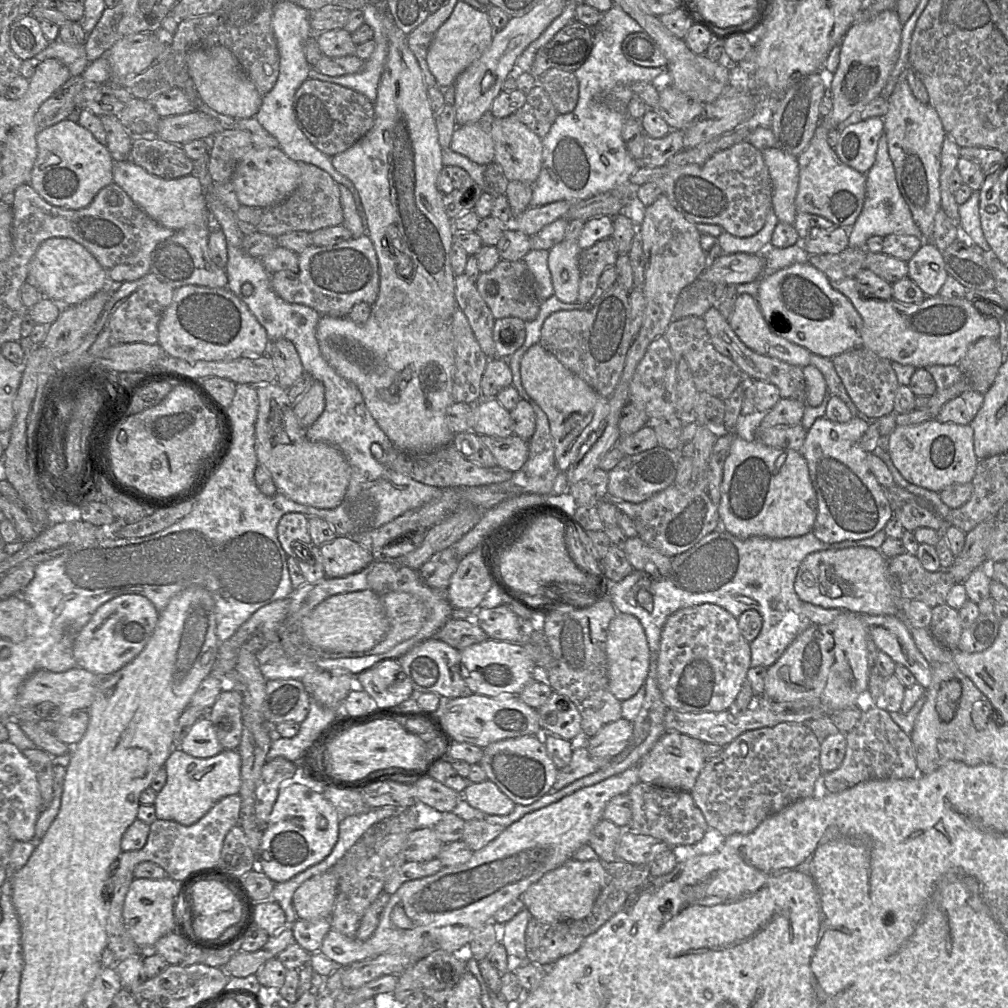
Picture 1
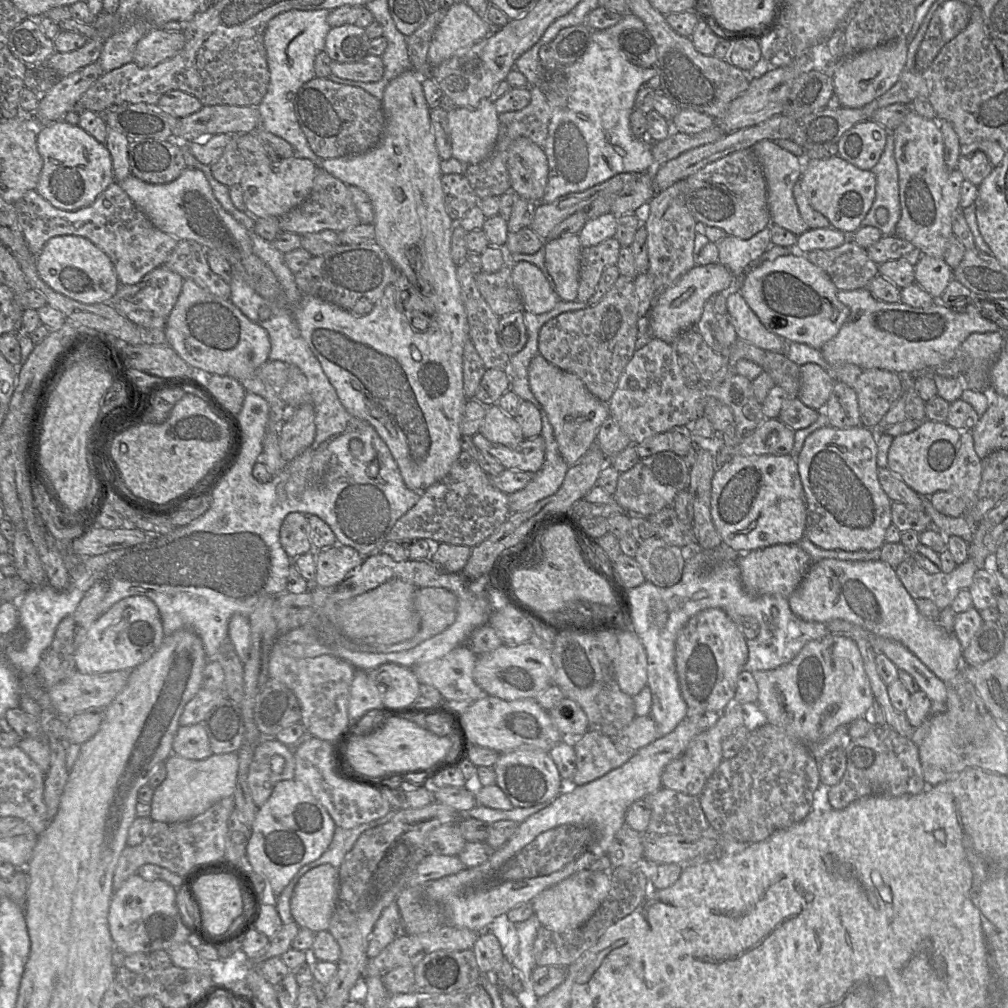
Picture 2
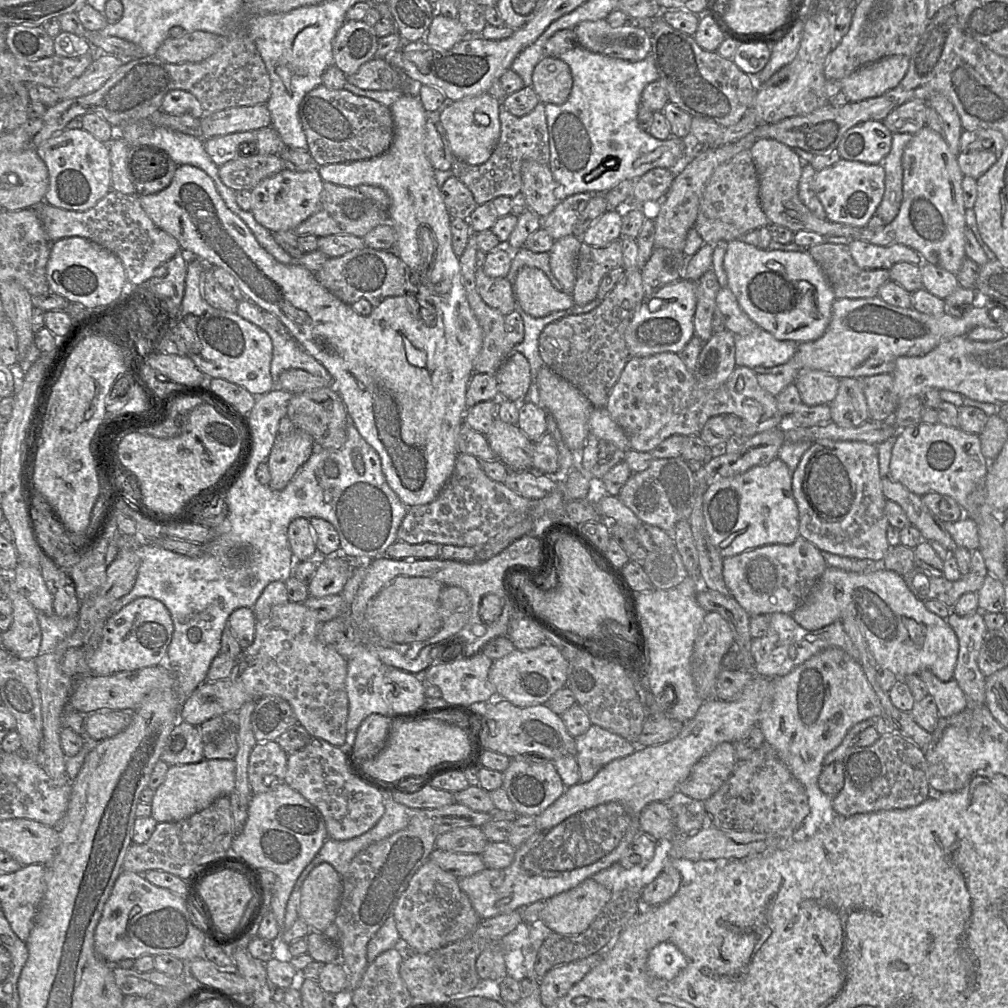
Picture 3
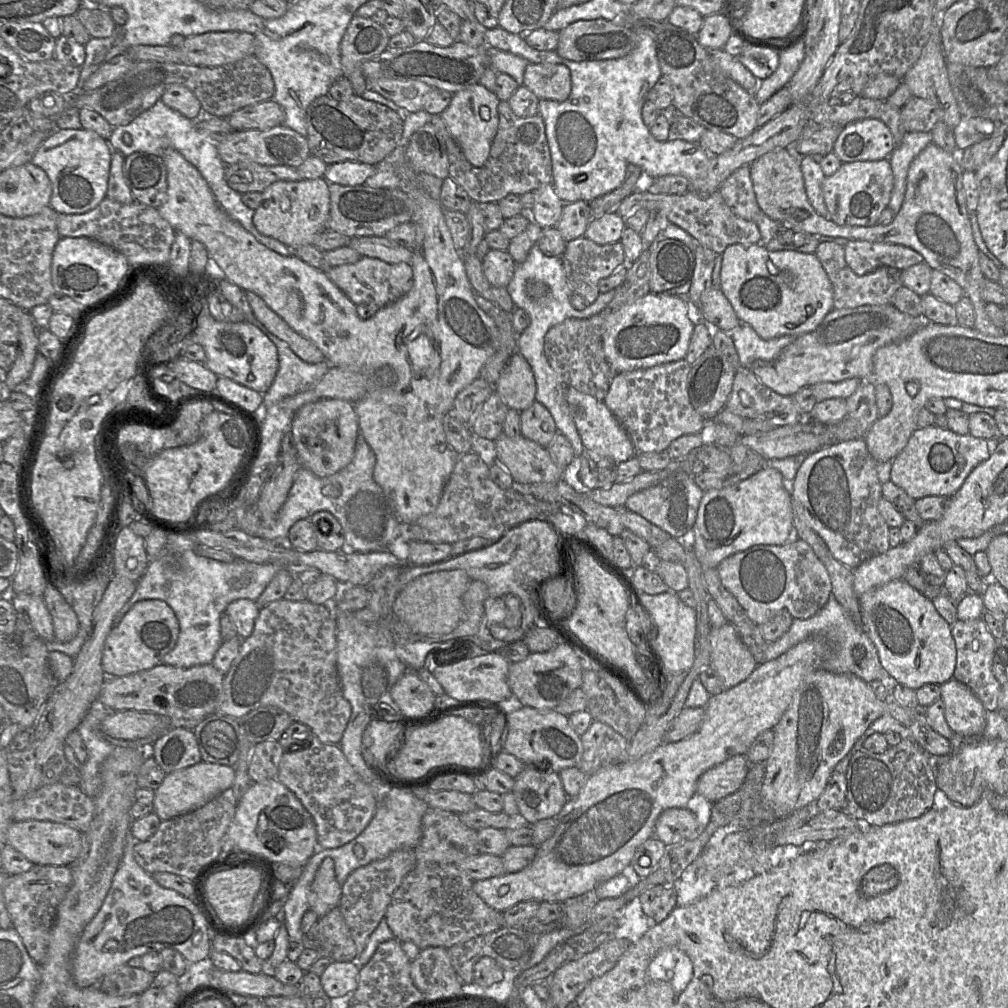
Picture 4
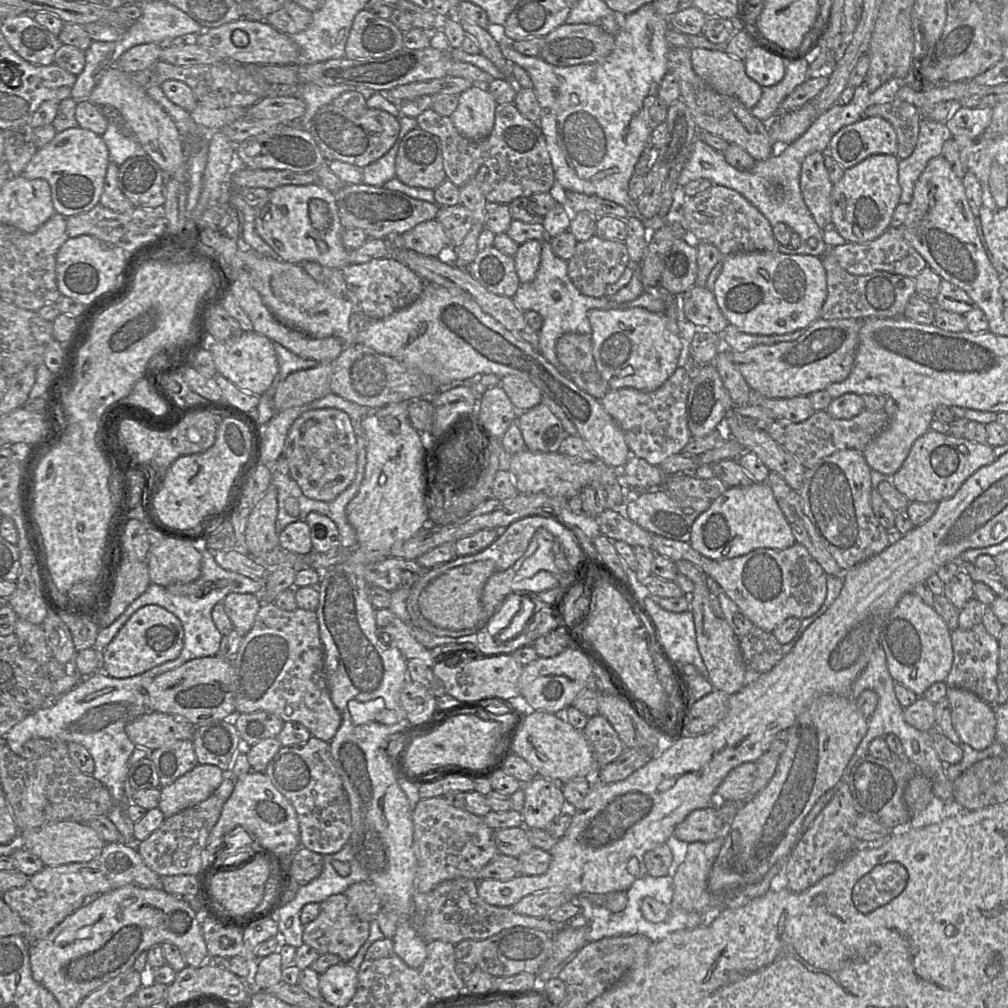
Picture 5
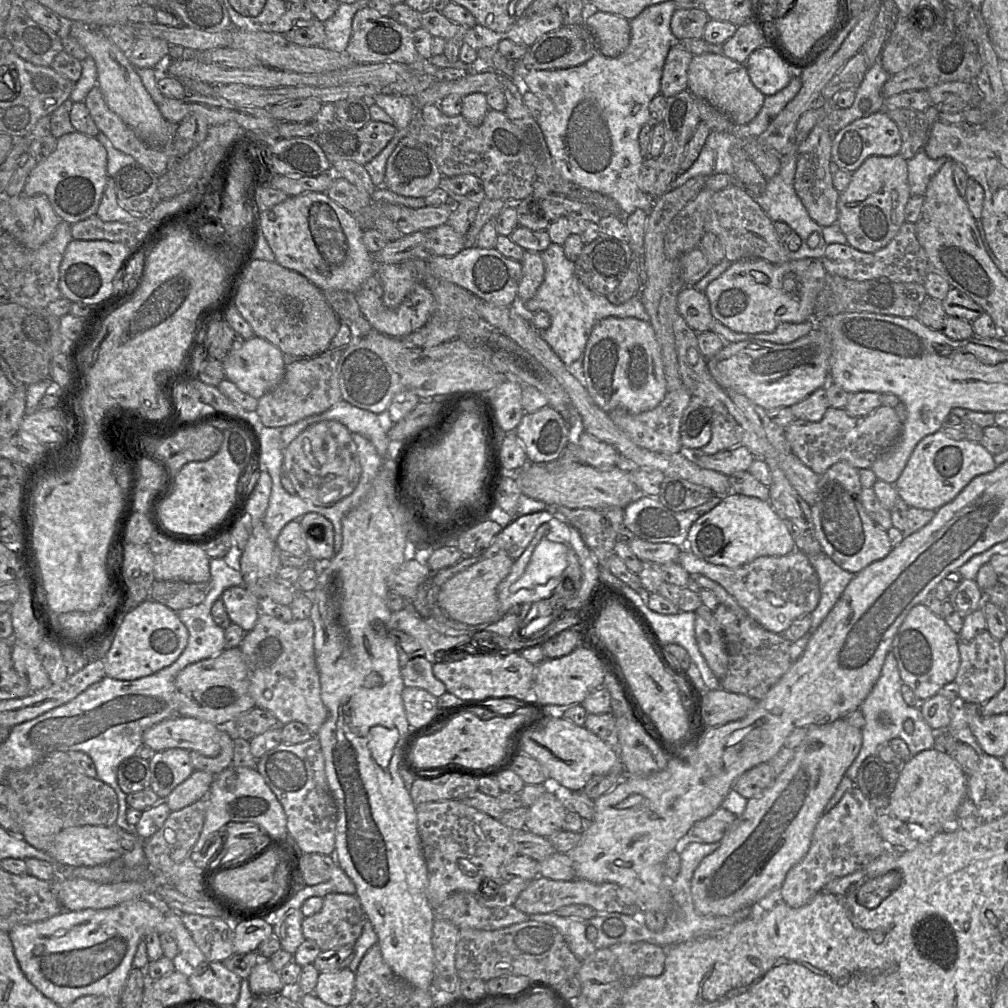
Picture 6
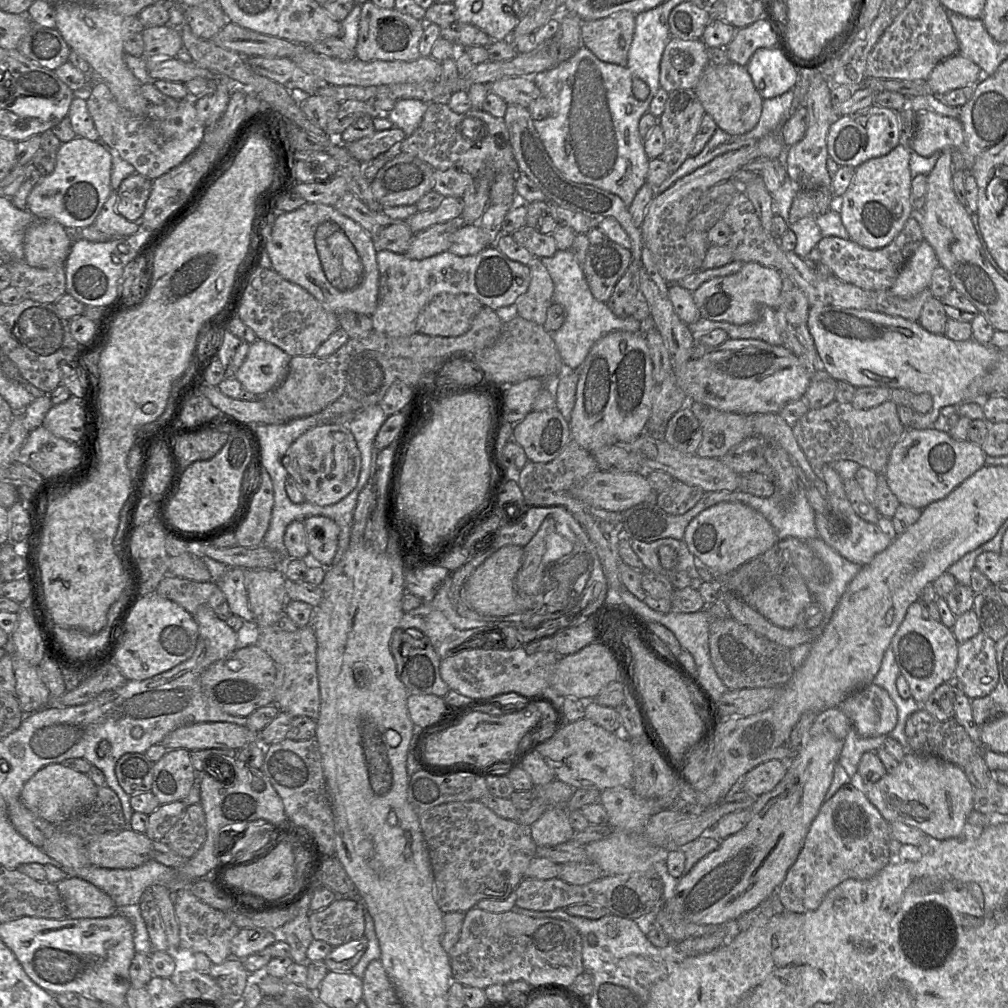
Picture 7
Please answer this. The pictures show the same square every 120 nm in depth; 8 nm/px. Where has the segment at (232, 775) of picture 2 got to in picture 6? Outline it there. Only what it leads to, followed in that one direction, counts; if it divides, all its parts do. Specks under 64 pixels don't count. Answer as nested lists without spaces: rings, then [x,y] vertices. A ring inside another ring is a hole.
[[[195,770],[185,781],[179,784],[165,799],[171,812],[181,810],[207,796],[214,775]]]

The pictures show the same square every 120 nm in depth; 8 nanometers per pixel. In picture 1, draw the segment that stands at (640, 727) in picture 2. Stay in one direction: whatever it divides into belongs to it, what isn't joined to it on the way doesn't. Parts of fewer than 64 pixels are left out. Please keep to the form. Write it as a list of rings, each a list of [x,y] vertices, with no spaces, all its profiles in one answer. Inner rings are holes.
[[[623,718],[606,724],[587,740],[588,752],[593,757],[612,758],[626,748],[632,734],[632,722]]]

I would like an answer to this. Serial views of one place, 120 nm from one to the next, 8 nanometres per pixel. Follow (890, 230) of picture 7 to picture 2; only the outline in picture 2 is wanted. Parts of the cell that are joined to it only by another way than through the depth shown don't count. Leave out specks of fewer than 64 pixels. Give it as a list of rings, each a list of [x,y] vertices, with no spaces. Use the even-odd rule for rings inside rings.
[[[840,156],[805,160],[800,184],[810,205],[829,220],[832,228],[846,235],[852,235],[861,227],[876,195],[874,173],[861,170]]]

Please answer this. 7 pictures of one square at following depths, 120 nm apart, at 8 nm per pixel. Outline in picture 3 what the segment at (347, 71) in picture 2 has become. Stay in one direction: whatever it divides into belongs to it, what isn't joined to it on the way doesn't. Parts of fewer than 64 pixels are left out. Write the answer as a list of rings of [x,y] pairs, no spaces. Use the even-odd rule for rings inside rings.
[[[374,57],[368,62],[360,66],[358,71],[346,77],[346,81],[363,90],[393,90],[399,87],[404,87],[404,78],[402,72],[393,68],[384,58]]]

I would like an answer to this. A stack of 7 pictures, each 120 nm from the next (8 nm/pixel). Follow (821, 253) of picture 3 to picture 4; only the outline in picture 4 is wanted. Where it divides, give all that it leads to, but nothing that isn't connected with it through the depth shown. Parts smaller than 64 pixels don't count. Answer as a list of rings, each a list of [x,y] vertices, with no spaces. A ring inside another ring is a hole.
[[[821,242],[814,254],[819,259],[832,283],[834,309],[891,304],[893,295],[903,286],[901,271],[893,267],[880,267],[868,274],[857,275],[845,260],[844,247],[835,242]]]

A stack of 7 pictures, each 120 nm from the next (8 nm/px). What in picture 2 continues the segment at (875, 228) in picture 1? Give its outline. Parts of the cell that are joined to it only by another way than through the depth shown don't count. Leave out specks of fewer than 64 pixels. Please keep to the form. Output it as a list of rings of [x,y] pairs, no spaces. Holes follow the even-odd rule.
[[[893,132],[888,133],[884,151],[871,171],[876,177],[876,195],[861,227],[876,227],[883,236],[895,236],[896,225],[901,216],[901,205]],[[878,208],[885,208],[888,211],[888,219],[884,224],[880,224],[876,218]]]

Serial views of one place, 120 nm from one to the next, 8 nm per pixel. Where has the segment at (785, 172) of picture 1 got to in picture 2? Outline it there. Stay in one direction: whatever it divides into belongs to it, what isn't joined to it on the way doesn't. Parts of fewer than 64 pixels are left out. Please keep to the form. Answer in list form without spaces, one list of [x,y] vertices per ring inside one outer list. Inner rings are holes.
[[[761,140],[755,143],[751,149],[758,158],[766,179],[770,224],[778,225],[796,236],[809,230],[809,226],[800,215],[793,195],[793,187],[801,177],[805,159],[802,160],[793,153],[781,148],[773,140]]]

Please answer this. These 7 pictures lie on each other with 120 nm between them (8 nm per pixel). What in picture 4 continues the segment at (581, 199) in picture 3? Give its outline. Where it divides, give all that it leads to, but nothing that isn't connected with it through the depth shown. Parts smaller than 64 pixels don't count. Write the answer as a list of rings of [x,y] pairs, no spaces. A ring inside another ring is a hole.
[[[578,200],[572,203],[564,203],[562,215],[556,228],[568,243],[584,236],[591,220],[590,202]]]

